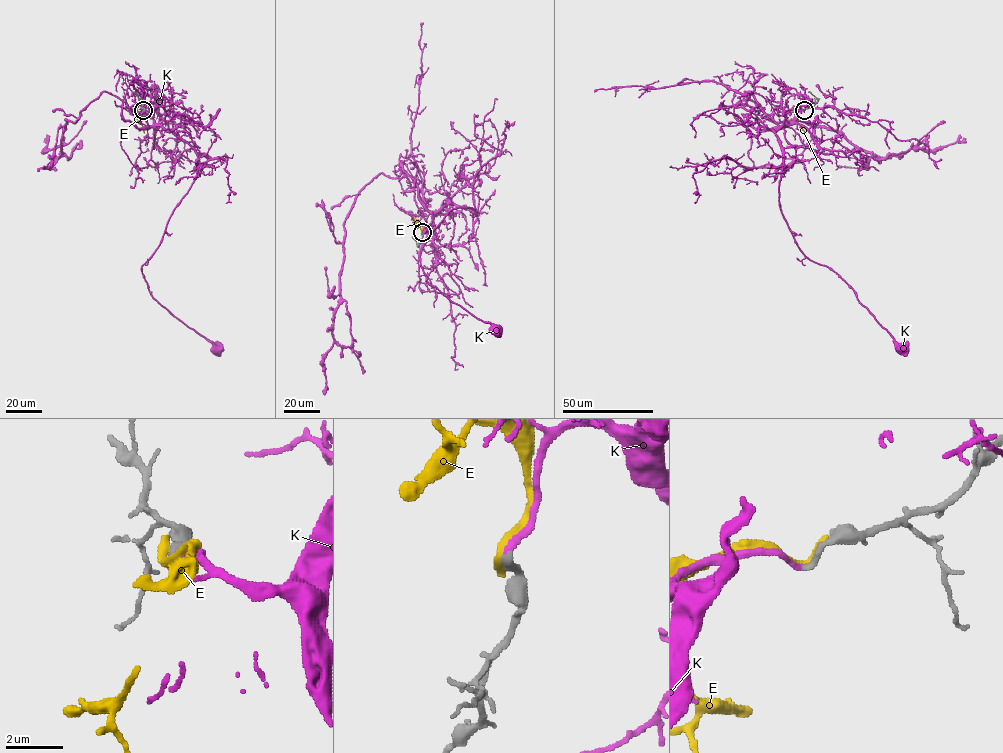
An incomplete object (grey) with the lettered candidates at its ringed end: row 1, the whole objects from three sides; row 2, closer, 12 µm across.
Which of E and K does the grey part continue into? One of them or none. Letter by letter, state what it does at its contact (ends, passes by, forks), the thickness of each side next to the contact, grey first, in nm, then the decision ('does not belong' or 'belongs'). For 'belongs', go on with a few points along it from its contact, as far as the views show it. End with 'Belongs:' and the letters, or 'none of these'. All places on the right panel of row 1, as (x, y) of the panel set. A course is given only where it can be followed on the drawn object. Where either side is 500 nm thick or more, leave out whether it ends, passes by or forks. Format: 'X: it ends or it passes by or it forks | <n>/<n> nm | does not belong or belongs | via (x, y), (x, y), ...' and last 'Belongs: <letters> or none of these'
E: it ends | 320/260 nm | does not belong
K: it ends | 260/180 nm | belongs | via (804, 110), (798, 109), (791, 122), (776, 131), (782, 151), (780, 209), (800, 250), (830, 268), (900, 349)
Belongs: K

